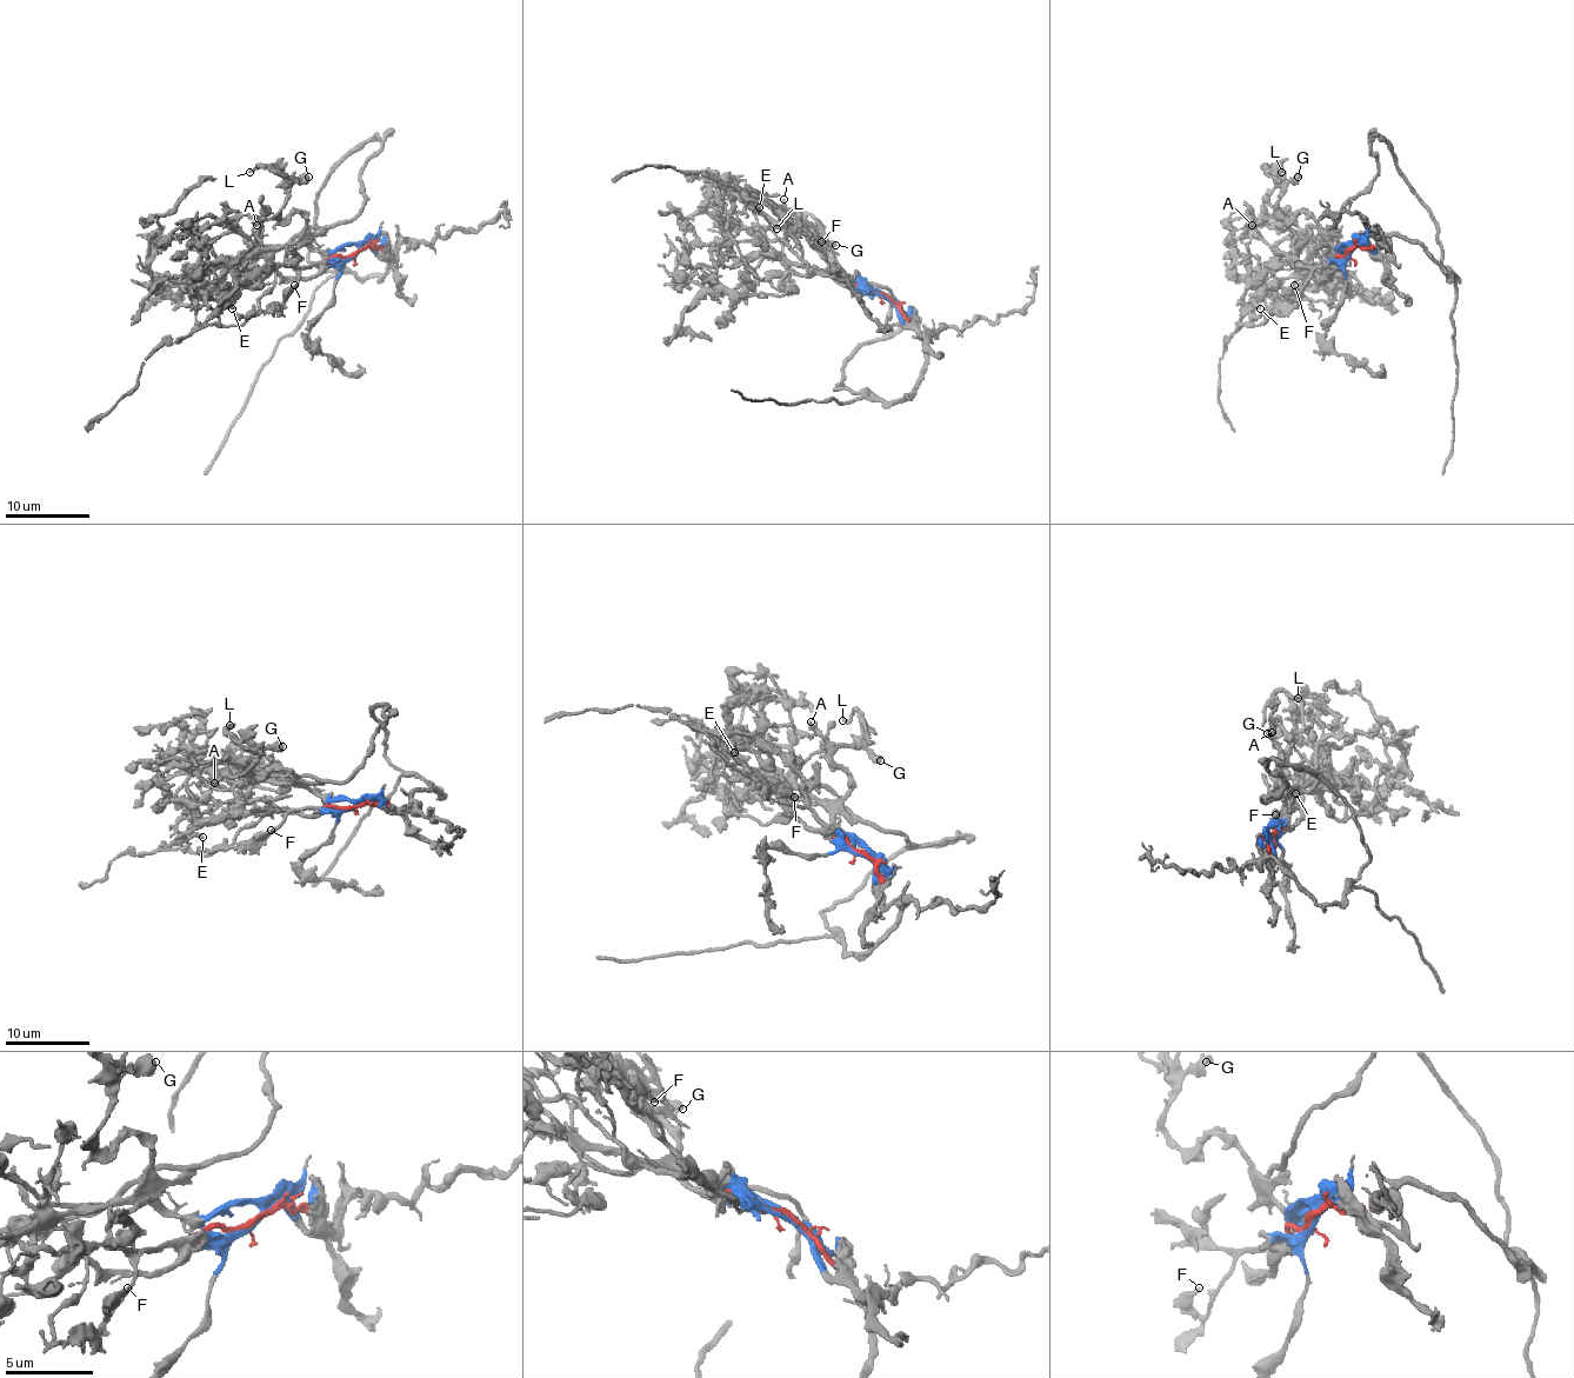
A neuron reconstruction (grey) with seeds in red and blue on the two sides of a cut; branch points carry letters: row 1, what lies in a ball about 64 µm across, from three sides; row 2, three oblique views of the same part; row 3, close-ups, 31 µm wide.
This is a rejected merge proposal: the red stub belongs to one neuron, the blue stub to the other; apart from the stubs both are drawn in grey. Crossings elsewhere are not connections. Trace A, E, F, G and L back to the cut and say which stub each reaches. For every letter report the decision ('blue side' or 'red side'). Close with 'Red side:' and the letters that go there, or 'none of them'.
A: blue side
E: blue side
F: blue side
G: blue side
L: blue side
Red side: none of them

